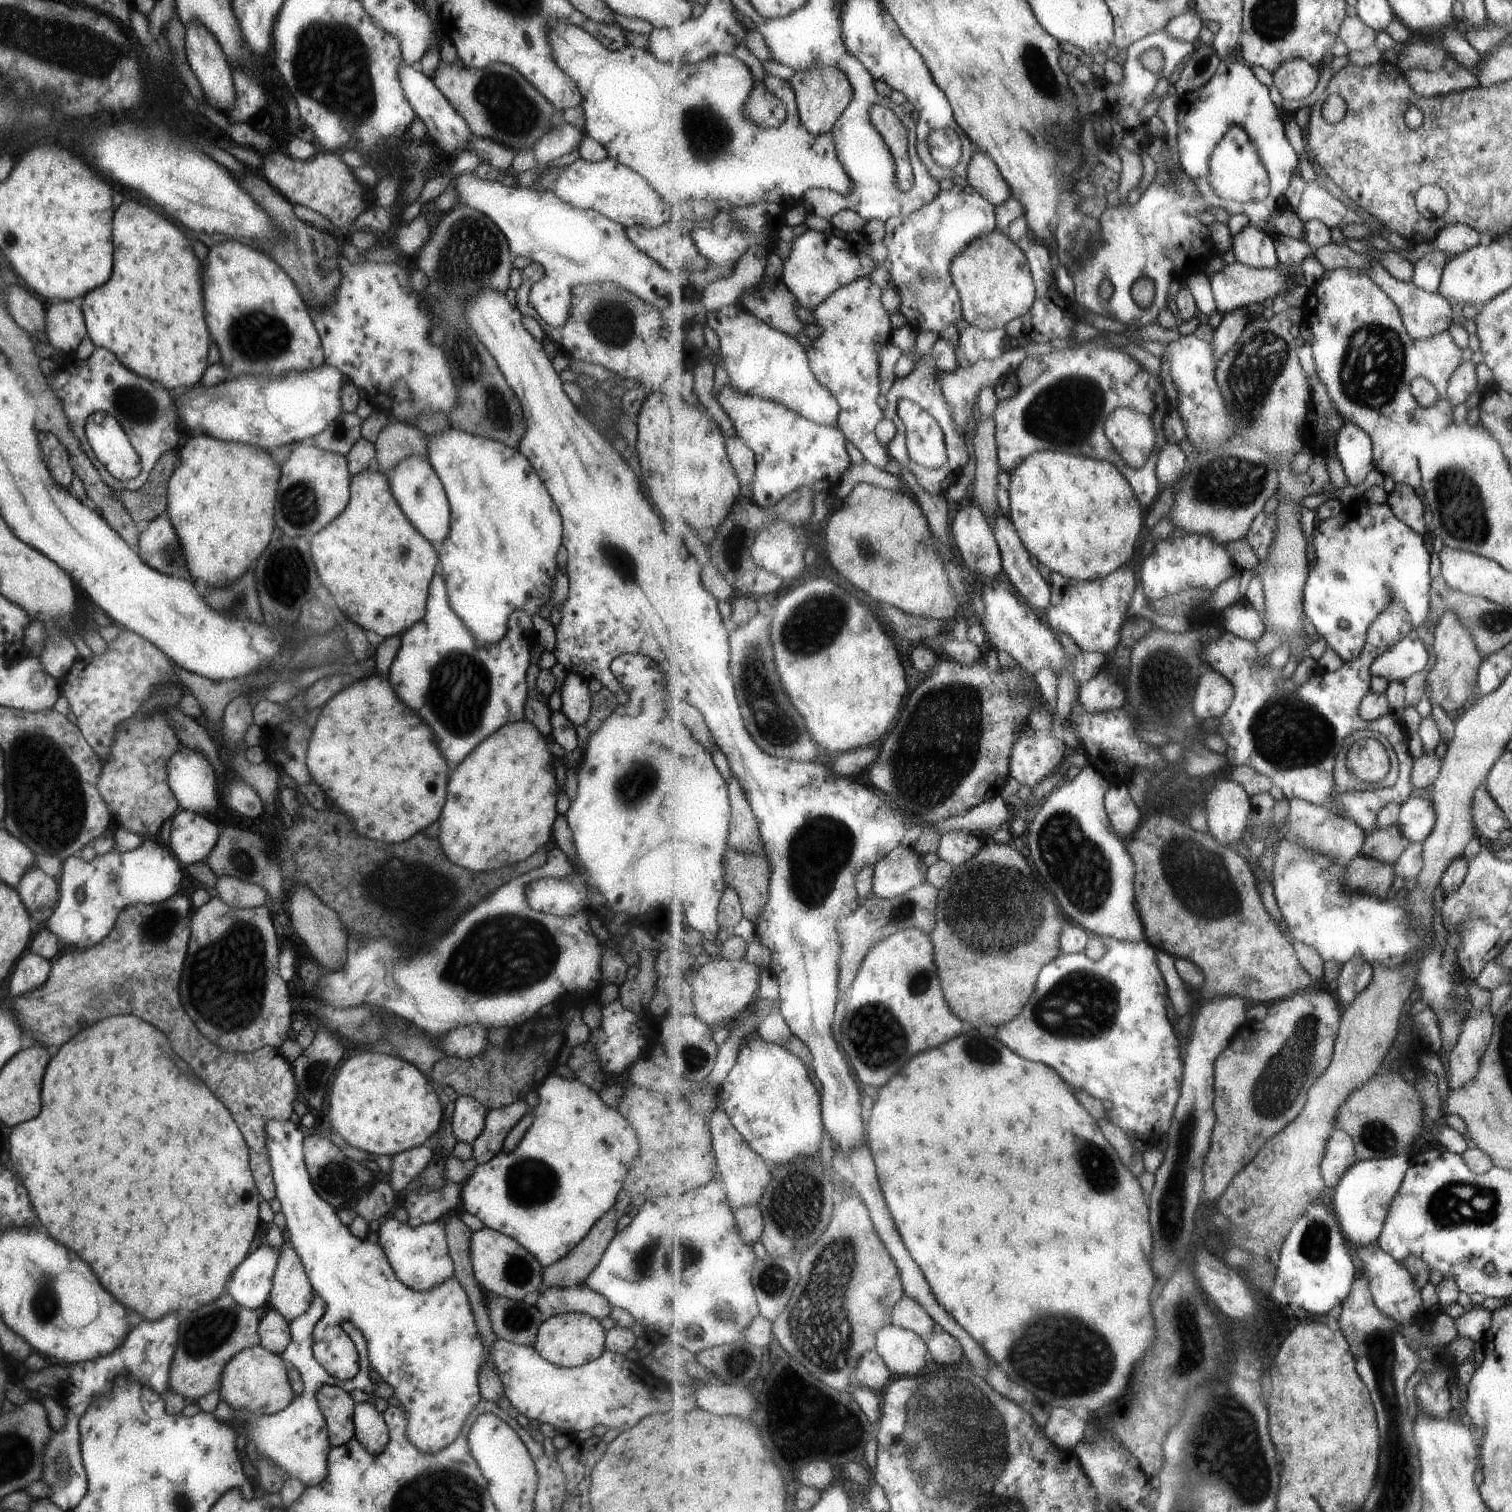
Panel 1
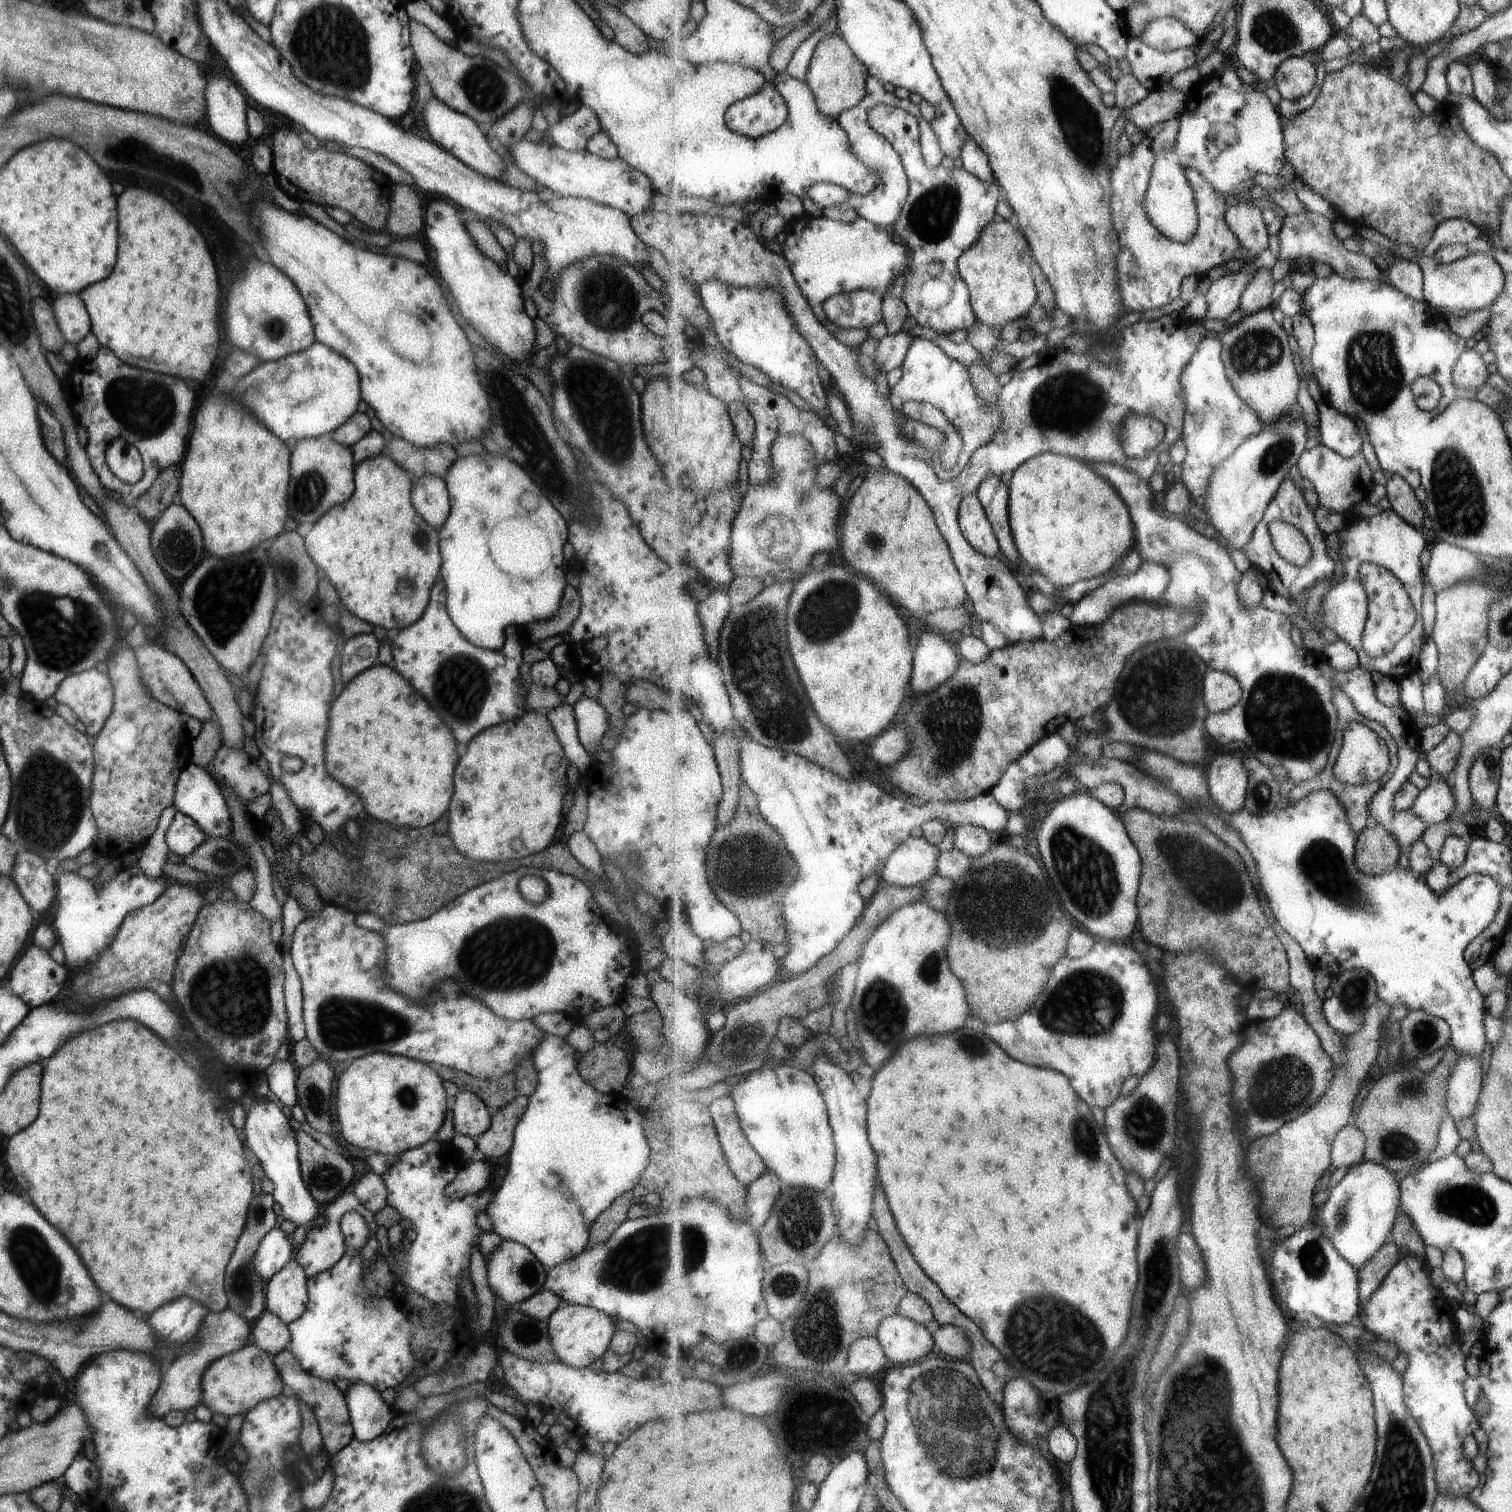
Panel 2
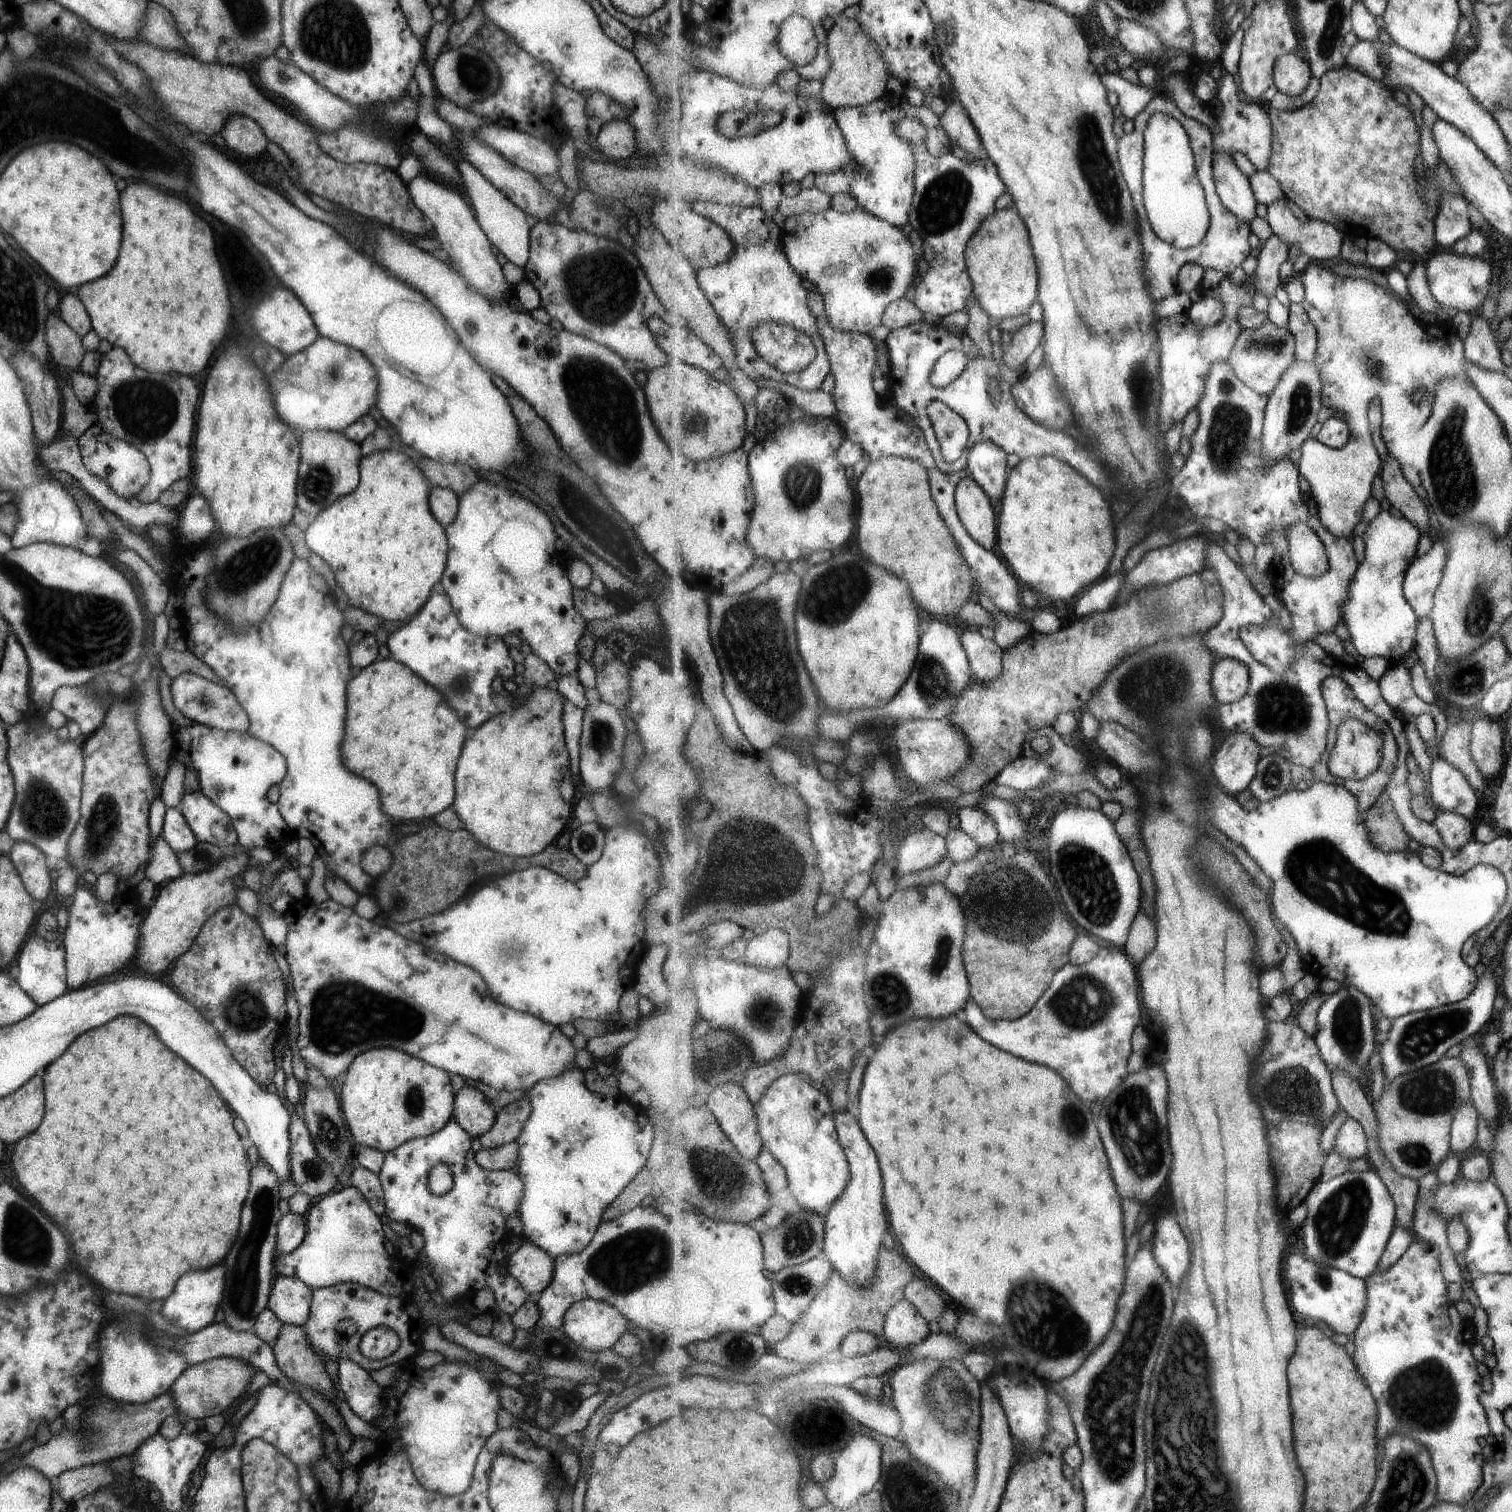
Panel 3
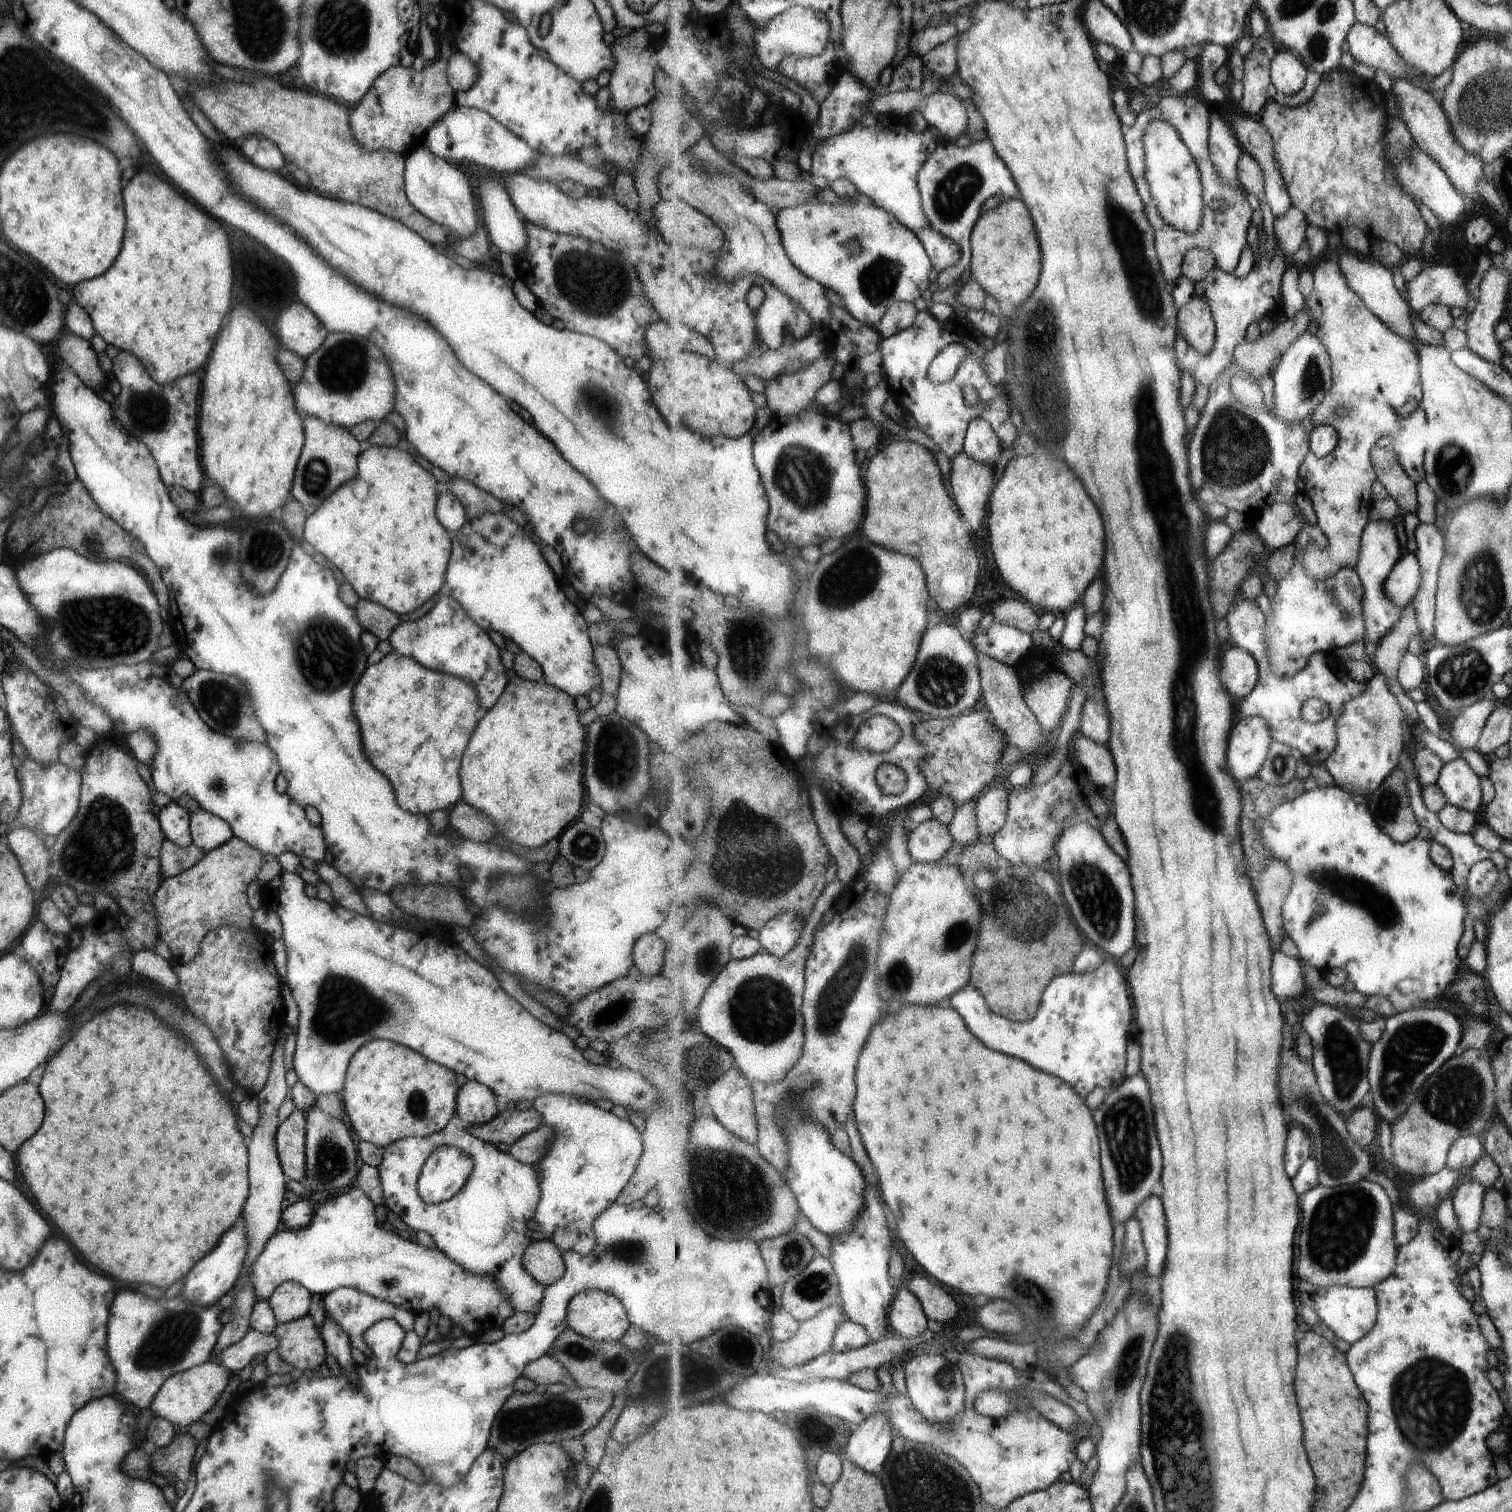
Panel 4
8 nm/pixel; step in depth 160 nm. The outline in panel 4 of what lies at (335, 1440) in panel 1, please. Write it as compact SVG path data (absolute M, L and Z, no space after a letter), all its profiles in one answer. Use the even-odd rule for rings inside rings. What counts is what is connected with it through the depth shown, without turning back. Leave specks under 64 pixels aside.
M309 1314L286 1323L277 1323L273 1334L278 1340L276 1352L283 1362L293 1368L299 1368L304 1374L313 1374L325 1363L324 1340Z

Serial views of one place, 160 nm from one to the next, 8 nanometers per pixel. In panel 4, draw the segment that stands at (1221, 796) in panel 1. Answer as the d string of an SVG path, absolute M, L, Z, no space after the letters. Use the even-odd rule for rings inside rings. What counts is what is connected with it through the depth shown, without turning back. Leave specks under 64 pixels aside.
M1254 716L1236 720L1229 740L1229 766L1233 768L1233 776L1238 780L1238 784L1243 784L1249 777L1259 774L1273 741L1271 726L1265 718Z

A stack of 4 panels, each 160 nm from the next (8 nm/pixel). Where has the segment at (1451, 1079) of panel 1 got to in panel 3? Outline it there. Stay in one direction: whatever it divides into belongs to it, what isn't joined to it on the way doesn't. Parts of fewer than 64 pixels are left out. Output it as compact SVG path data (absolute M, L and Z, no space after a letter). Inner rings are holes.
M1471 1102L1463 1103L1452 1126L1451 1155L1455 1155L1460 1159L1469 1152L1469 1149L1475 1143L1476 1120L1476 1110Z

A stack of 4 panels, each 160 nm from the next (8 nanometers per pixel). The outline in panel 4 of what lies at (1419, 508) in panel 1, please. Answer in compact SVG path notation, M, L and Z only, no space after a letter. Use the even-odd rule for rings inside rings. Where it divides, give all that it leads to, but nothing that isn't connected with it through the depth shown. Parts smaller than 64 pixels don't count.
M1374 446L1371 450L1372 462L1380 481L1389 495L1395 500L1403 512L1416 515L1420 505L1418 502L1418 489L1405 472L1393 448L1379 448Z

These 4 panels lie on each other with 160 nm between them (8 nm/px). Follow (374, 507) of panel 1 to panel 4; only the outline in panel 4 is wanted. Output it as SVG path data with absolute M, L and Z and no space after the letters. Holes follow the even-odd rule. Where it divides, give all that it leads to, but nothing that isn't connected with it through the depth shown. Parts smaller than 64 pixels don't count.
M375 445L360 452L353 478L338 486L312 514L306 516L301 536L301 540L309 542L333 564L336 572L342 573L341 581L347 581L359 599L376 602L398 615L412 612L441 591L451 552L451 534L441 528L433 514L440 485L413 460L413 456L413 452L396 446Z

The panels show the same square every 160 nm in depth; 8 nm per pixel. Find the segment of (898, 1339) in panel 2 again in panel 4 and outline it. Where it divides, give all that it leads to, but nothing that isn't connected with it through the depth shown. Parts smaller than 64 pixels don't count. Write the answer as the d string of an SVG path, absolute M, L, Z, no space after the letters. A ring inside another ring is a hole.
M908 1288L896 1290L888 1316L890 1330L906 1339L920 1337L927 1330L930 1319L920 1298Z

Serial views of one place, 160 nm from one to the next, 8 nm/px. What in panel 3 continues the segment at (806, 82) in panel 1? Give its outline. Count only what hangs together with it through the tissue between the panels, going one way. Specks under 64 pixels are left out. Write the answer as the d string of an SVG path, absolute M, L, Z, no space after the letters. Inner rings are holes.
M841 13L829 31L828 49L832 71L822 82L821 98L833 110L839 107L860 107L887 95L887 78L891 75L888 62L877 41L869 36L859 19Z

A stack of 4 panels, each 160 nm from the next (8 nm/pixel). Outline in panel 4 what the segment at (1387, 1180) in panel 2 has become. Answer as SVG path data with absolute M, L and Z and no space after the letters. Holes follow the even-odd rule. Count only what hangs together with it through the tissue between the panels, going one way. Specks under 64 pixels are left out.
M1363 1179L1357 1184L1324 1187L1319 1184L1315 1190L1301 1198L1301 1254L1297 1264L1297 1274L1315 1284L1315 1287L1353 1287L1354 1289L1373 1289L1383 1283L1398 1265L1399 1248L1396 1239L1394 1202L1391 1202L1383 1186Z

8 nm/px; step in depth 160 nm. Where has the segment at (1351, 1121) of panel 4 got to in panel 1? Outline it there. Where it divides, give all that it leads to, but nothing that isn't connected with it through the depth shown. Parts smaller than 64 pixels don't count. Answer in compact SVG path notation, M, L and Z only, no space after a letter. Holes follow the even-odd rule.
M1337 1128L1332 1134L1328 1154L1321 1165L1326 1185L1335 1189L1348 1170L1359 1161L1353 1137Z

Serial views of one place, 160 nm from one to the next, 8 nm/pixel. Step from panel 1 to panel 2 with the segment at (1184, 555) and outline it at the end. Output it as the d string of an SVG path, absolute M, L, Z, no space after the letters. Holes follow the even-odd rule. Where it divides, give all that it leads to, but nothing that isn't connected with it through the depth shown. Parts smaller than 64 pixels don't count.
M1155 561L1143 562L1141 570L1131 574L1131 576L1125 576L1125 578L1114 579L1105 583L1102 587L1099 587L1091 592L1088 592L1083 596L1076 605L1075 610L1071 614L1073 618L1069 618L1072 624L1085 624L1085 625L1100 625L1102 622L1109 620L1110 614L1114 611L1120 603L1124 603L1125 600L1133 600L1133 598L1141 598L1141 600L1149 601L1161 601L1168 591L1171 584L1170 570L1162 564Z

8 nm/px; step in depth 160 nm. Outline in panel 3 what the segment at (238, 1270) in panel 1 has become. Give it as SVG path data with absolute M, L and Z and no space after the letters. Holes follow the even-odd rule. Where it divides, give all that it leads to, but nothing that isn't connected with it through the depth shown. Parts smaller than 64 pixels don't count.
M289 1211L280 1216L276 1224L276 1245L274 1256L291 1252L303 1240L305 1234L305 1217Z

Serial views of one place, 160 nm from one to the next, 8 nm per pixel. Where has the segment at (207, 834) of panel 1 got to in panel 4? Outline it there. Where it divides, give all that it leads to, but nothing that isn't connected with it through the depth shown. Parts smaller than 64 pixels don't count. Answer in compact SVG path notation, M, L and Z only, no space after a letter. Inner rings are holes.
M175 800L160 807L156 819L164 838L170 840L176 847L185 847L191 844L188 827L189 813Z

